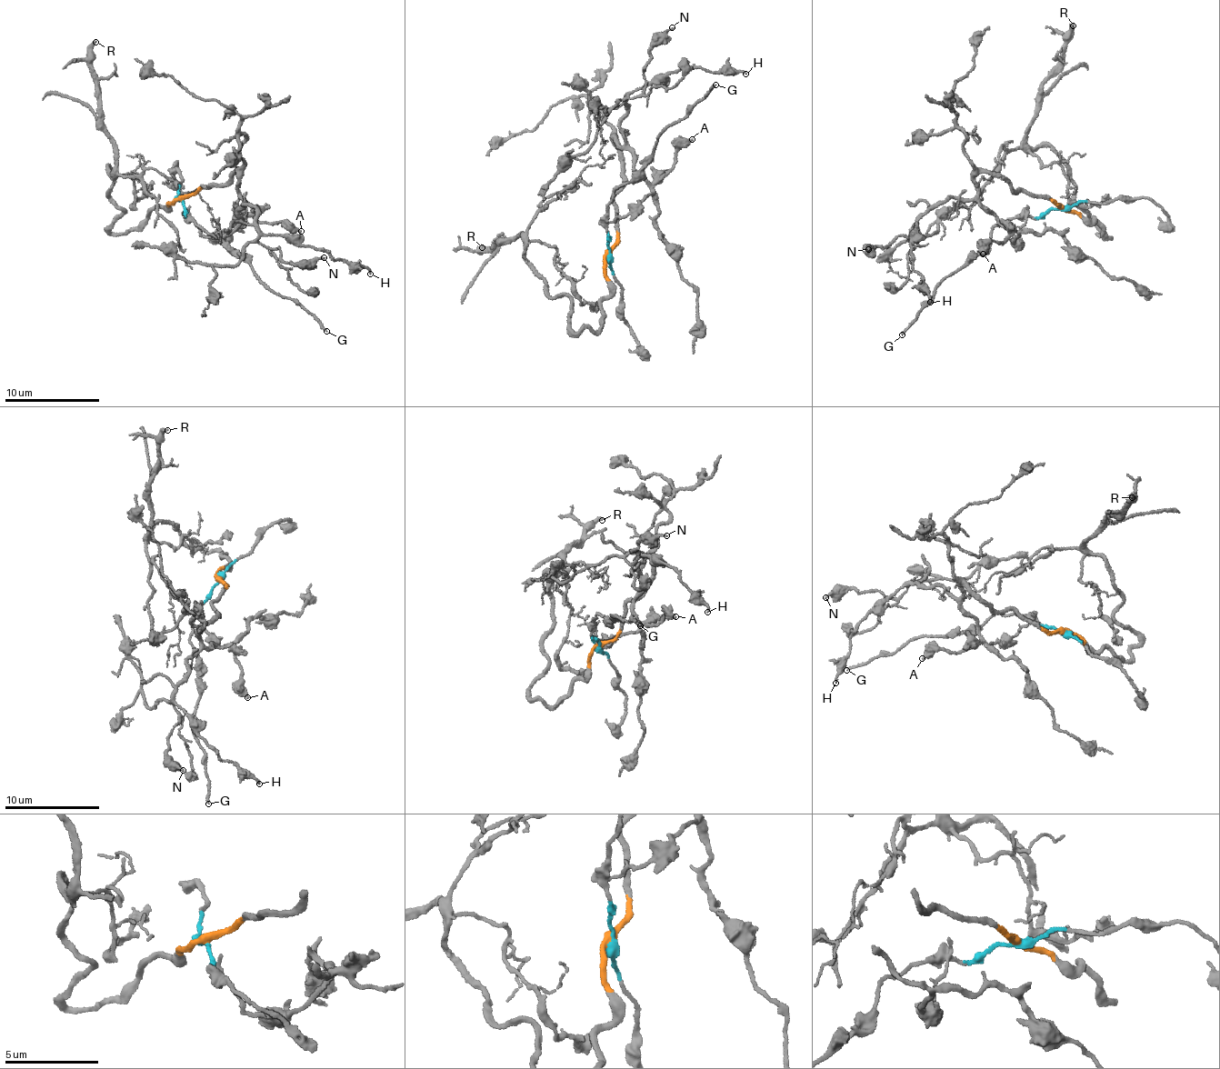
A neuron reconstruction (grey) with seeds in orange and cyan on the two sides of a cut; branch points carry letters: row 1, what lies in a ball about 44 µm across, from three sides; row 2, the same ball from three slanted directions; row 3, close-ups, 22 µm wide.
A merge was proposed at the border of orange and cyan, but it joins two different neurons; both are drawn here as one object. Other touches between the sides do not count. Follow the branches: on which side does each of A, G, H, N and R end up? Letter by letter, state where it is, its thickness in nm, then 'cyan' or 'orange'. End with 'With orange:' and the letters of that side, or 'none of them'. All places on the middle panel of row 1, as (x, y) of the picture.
A: at (692, 139); 400 nm thick; orange
G: at (715, 84); 170 nm thick; cyan
H: at (745, 74); 180 nm thick; orange
N: at (672, 27); 180 nm thick; orange
R: at (482, 247); 320 nm thick; orange
With orange: A, H, N, R

